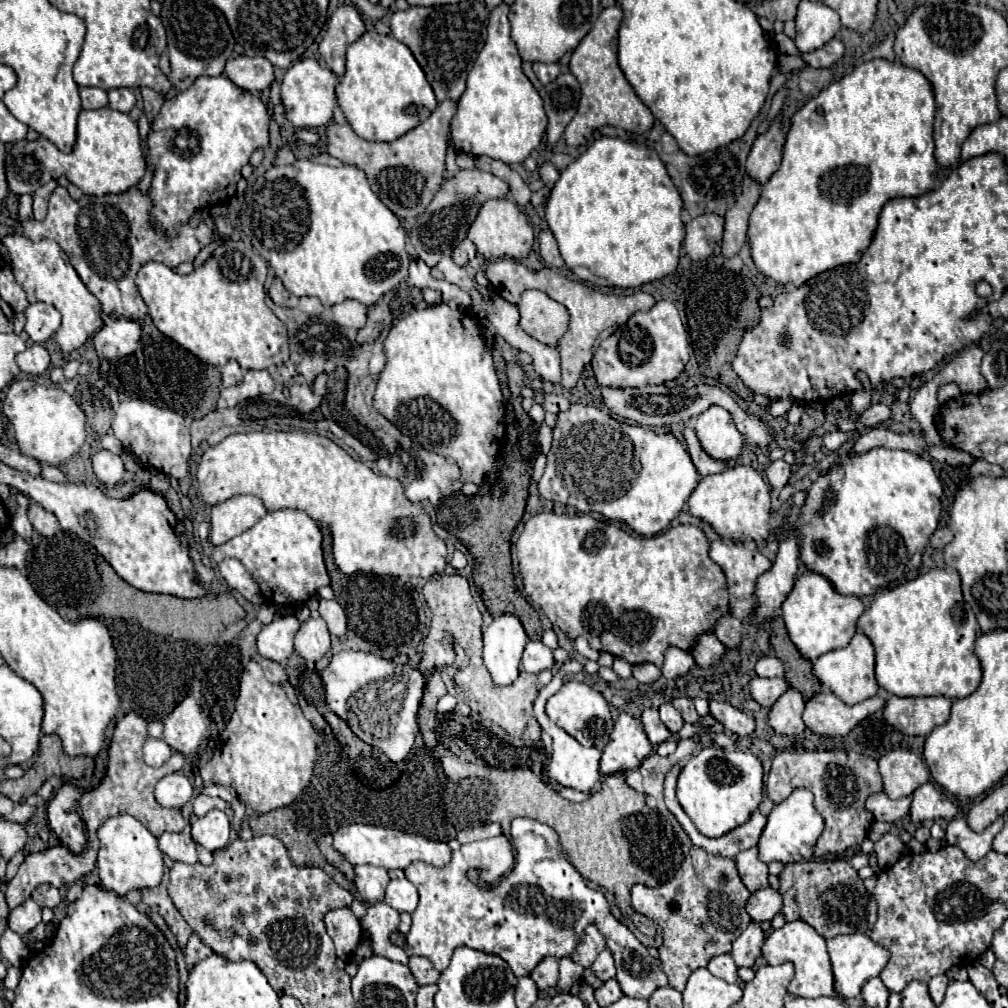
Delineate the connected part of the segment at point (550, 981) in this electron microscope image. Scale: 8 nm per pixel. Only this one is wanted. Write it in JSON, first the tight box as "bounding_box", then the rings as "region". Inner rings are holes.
{"bounding_box":[530,958,558,992],"region":[[[544,958],[530,974],[530,978],[536,982],[540,992],[552,992],[558,986],[558,960],[556,958]]]}

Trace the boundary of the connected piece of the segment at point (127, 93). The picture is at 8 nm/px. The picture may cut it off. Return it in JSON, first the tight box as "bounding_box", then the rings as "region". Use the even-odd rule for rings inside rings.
{"bounding_box":[108,88,136,112],"region":[[[116,88],[108,92],[110,96],[110,108],[118,110],[118,112],[130,112],[136,106],[136,96],[130,88]]]}

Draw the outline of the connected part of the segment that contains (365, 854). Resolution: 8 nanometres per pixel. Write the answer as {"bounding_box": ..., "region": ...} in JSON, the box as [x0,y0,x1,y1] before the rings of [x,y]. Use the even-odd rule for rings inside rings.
{"bounding_box":[334,824,450,870],"region":[[[350,824],[350,826],[342,826],[336,834],[334,834],[334,848],[344,854],[344,858],[356,866],[356,864],[372,864],[372,866],[380,866],[384,870],[392,870],[392,868],[400,868],[404,870],[410,862],[422,860],[428,862],[436,868],[442,868],[450,862],[450,848],[446,842],[434,842],[434,840],[426,840],[422,836],[416,834],[406,834],[400,830],[392,830],[392,828],[382,828],[382,826],[370,826],[370,824]]]}

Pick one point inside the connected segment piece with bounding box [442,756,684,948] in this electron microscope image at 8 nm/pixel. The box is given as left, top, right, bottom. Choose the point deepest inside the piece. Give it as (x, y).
(613, 838)

